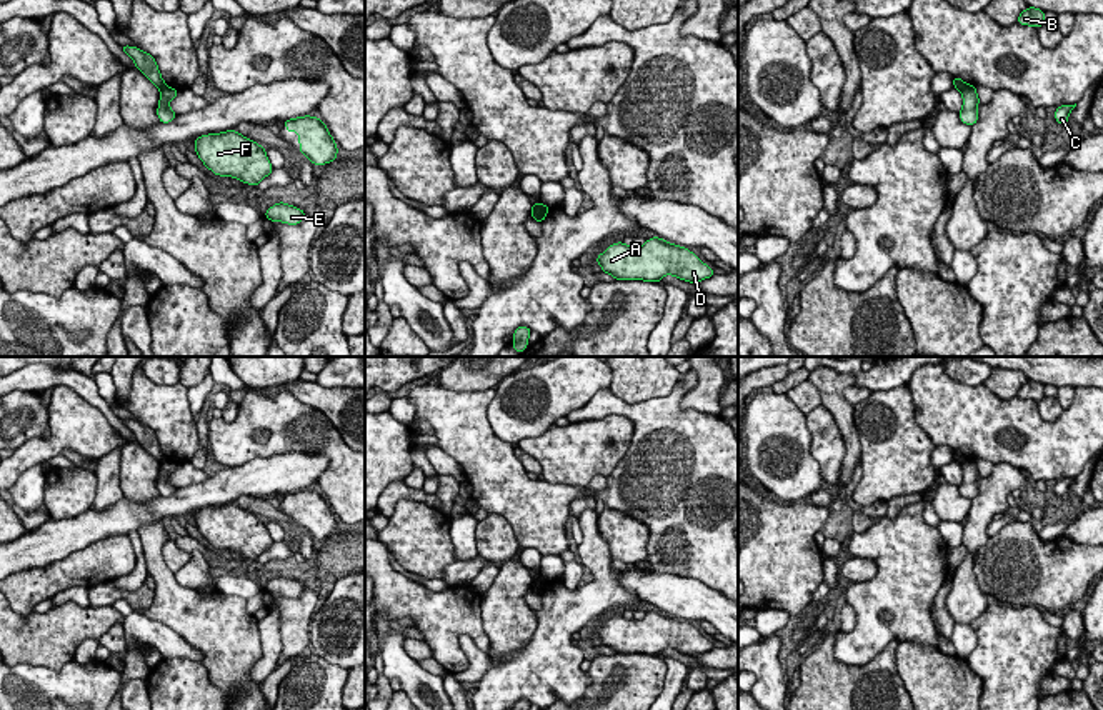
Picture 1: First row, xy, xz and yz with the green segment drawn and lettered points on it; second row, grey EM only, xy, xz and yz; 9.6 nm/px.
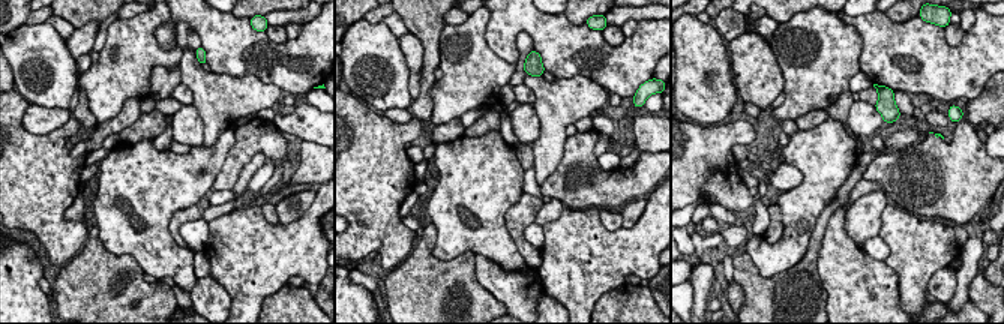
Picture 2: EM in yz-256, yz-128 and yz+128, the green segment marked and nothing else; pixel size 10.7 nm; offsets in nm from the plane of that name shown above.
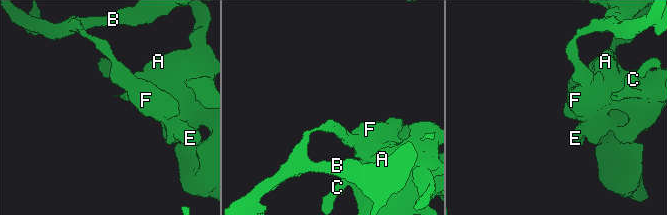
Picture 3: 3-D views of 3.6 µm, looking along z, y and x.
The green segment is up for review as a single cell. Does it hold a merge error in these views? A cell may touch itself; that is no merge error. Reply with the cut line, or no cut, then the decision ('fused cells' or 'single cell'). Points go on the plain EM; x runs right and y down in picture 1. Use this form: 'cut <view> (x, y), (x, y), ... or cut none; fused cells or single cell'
cut xy (165, 459), (160, 464); fused cells

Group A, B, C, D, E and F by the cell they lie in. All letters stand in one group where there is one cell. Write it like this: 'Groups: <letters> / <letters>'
Groups: A C D E F / B

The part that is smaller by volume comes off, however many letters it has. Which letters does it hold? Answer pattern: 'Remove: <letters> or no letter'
Remove: A, C, D, E, F

